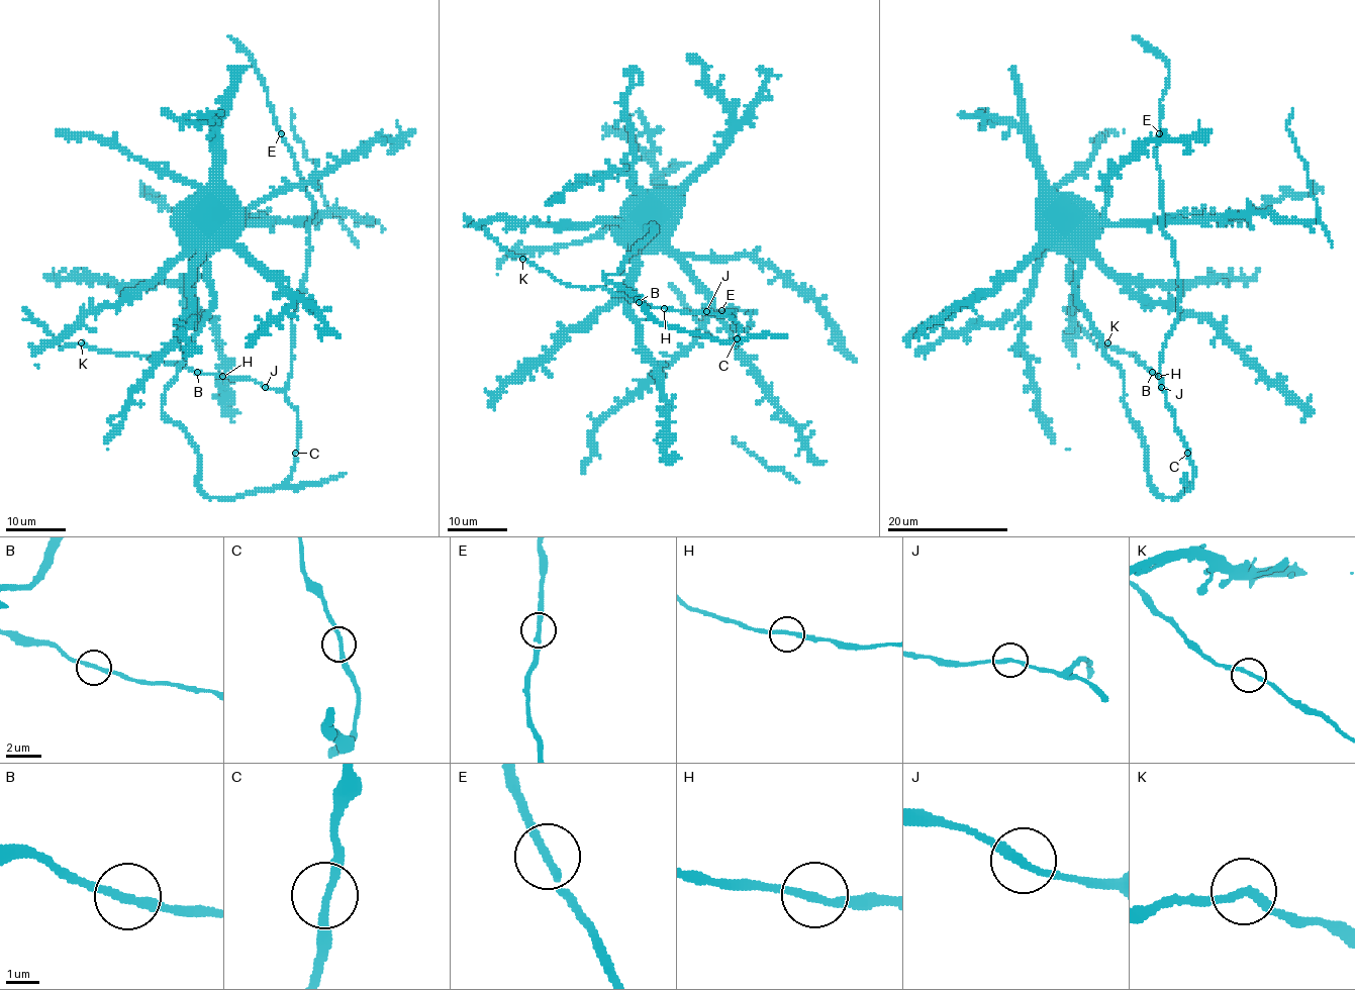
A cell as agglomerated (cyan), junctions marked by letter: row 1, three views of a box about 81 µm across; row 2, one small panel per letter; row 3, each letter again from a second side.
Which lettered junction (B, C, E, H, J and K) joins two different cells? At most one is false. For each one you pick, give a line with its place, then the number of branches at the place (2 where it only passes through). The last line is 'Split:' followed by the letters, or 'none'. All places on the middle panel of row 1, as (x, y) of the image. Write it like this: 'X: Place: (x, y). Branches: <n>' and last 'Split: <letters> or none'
Split: none

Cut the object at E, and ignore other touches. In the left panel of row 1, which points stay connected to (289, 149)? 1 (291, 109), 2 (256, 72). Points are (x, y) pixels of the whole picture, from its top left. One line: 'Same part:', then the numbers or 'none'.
Same part: 1

